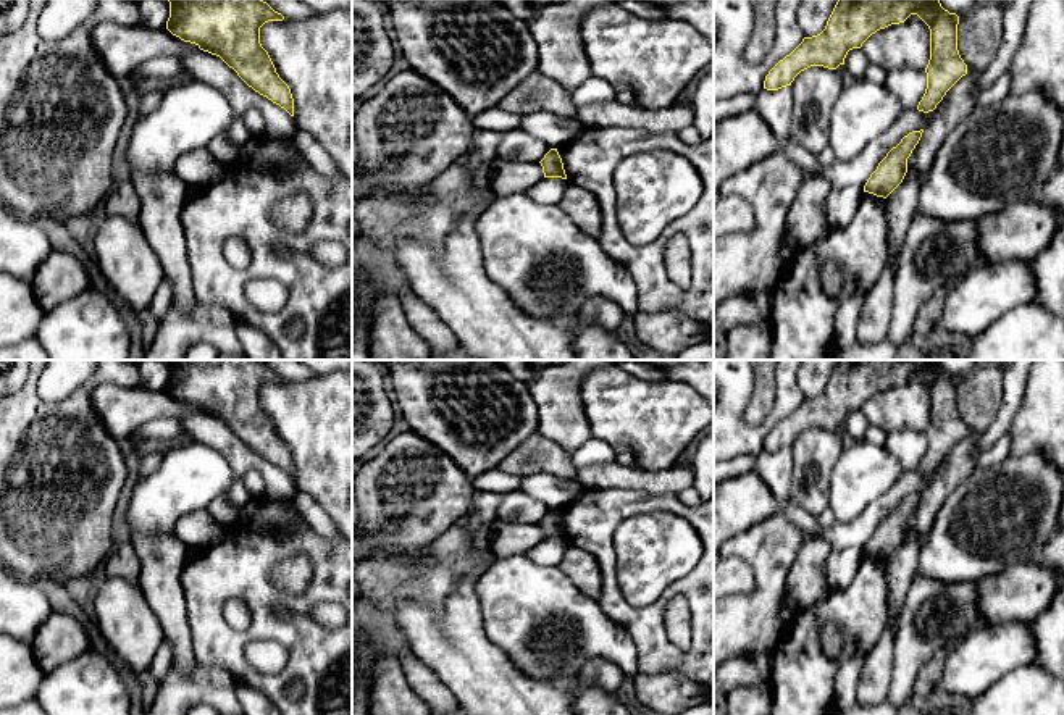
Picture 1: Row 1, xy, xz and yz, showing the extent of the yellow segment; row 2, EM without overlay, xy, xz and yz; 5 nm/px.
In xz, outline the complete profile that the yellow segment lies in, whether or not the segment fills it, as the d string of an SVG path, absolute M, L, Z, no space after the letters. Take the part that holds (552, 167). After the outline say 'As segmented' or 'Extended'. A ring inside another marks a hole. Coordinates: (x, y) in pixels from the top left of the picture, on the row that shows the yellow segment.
M551 148L539 163L542 166L544 178L567 179L563 163L557 148Z. As segmented

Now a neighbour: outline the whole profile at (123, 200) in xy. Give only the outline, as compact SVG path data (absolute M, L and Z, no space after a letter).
M129 178L116 179L102 203L102 215L123 216L140 226L142 202Z

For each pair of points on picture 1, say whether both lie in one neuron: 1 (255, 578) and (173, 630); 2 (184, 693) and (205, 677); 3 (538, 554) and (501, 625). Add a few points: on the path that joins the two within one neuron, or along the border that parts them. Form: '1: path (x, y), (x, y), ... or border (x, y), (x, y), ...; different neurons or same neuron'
1: border (181, 585), (191, 648), (197, 659); different neurons
2: path (189, 688), (201, 681); same neuron
3: border (527, 552), (540, 564), (557, 567); different neurons

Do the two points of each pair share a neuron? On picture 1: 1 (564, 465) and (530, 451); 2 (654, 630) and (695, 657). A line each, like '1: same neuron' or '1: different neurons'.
1: same neuron
2: same neuron

